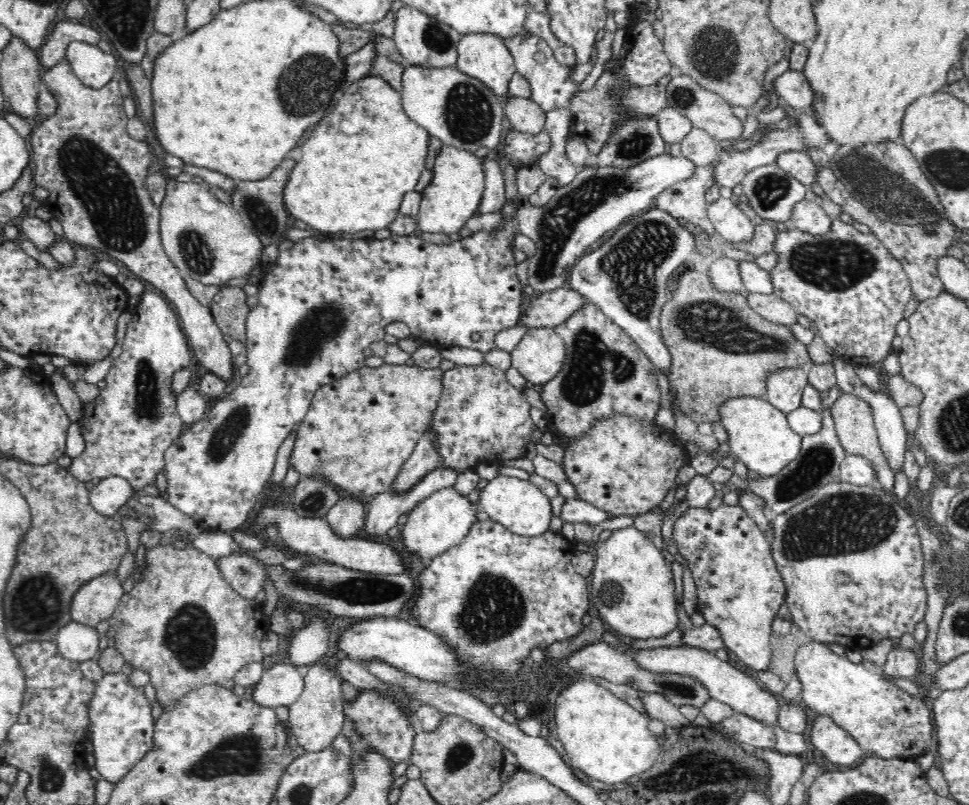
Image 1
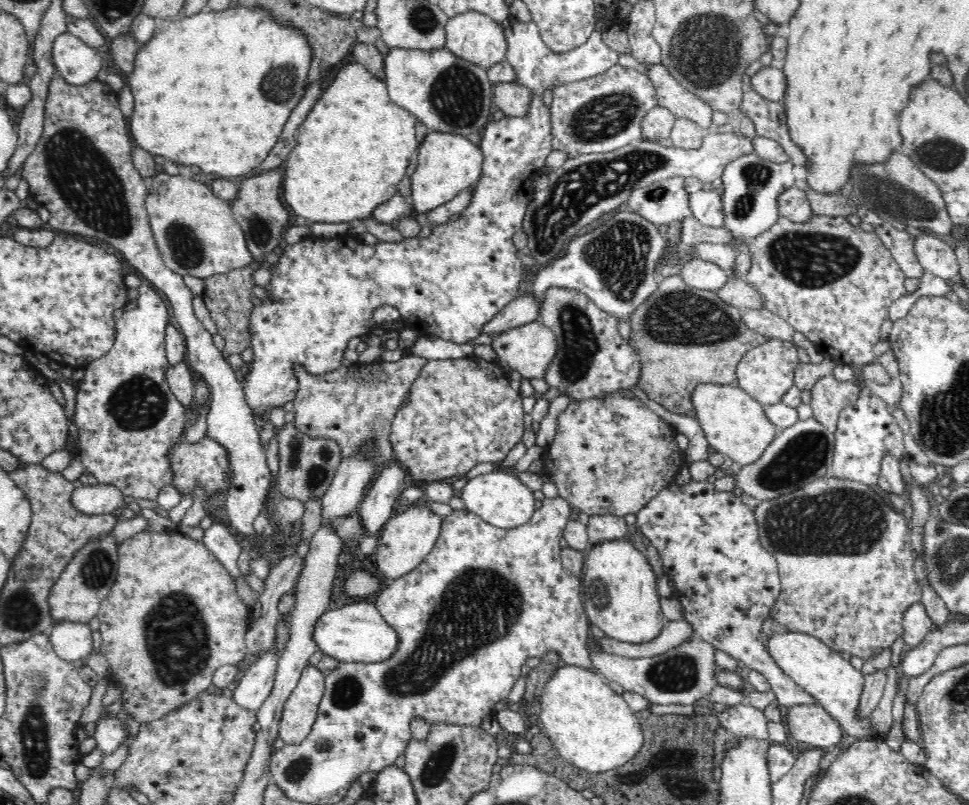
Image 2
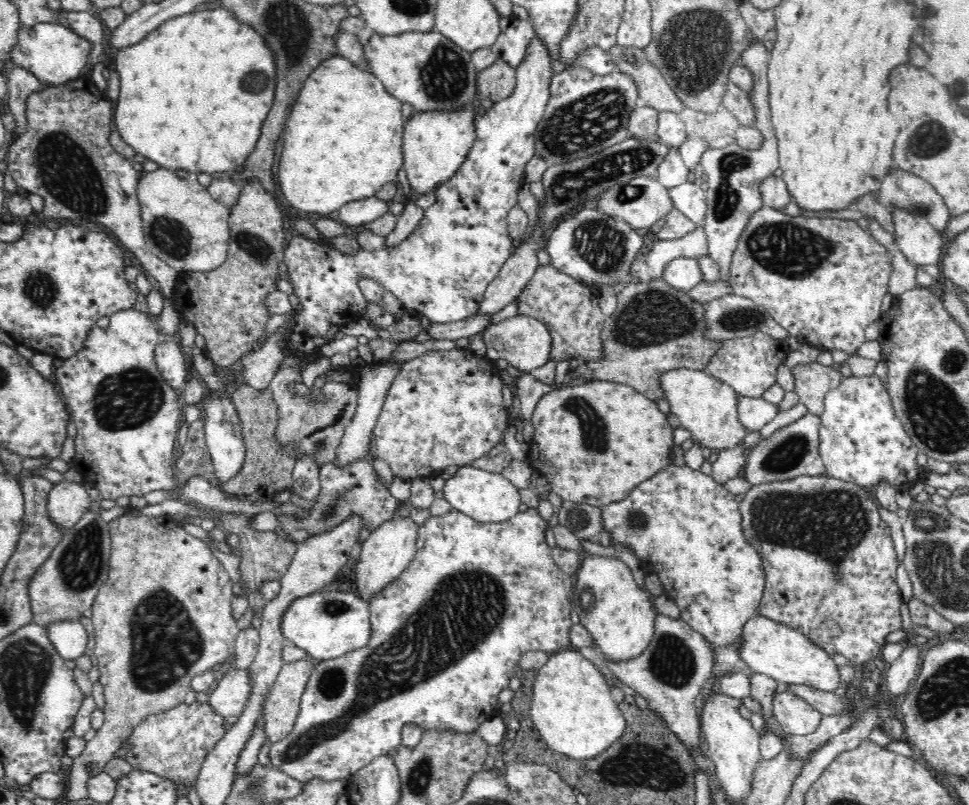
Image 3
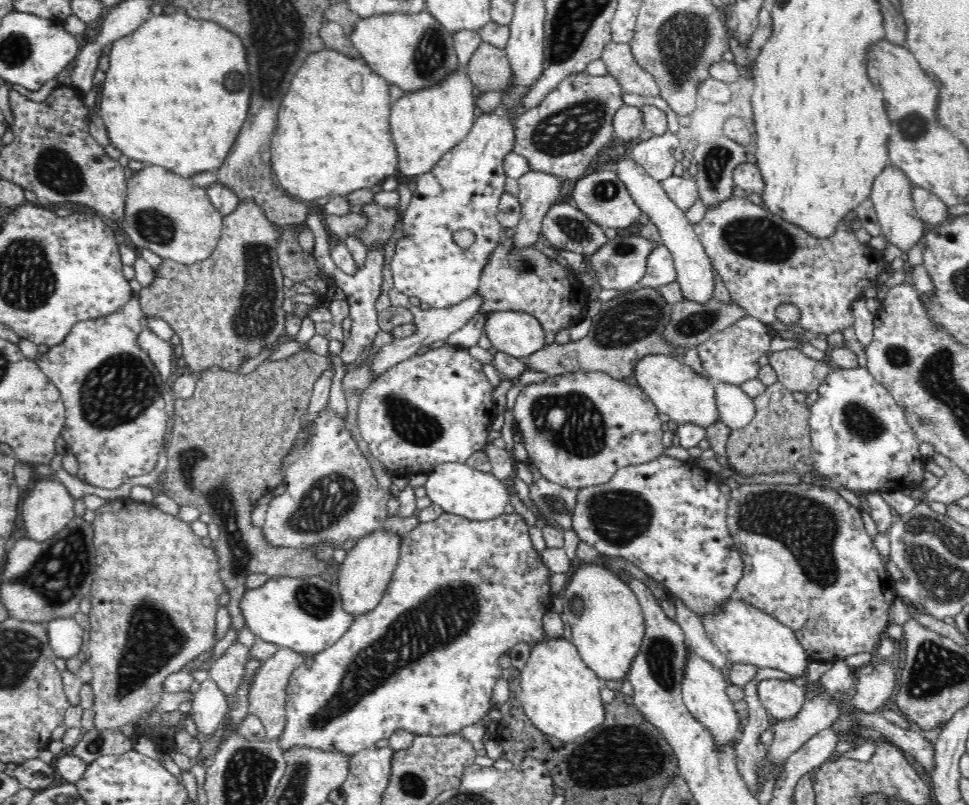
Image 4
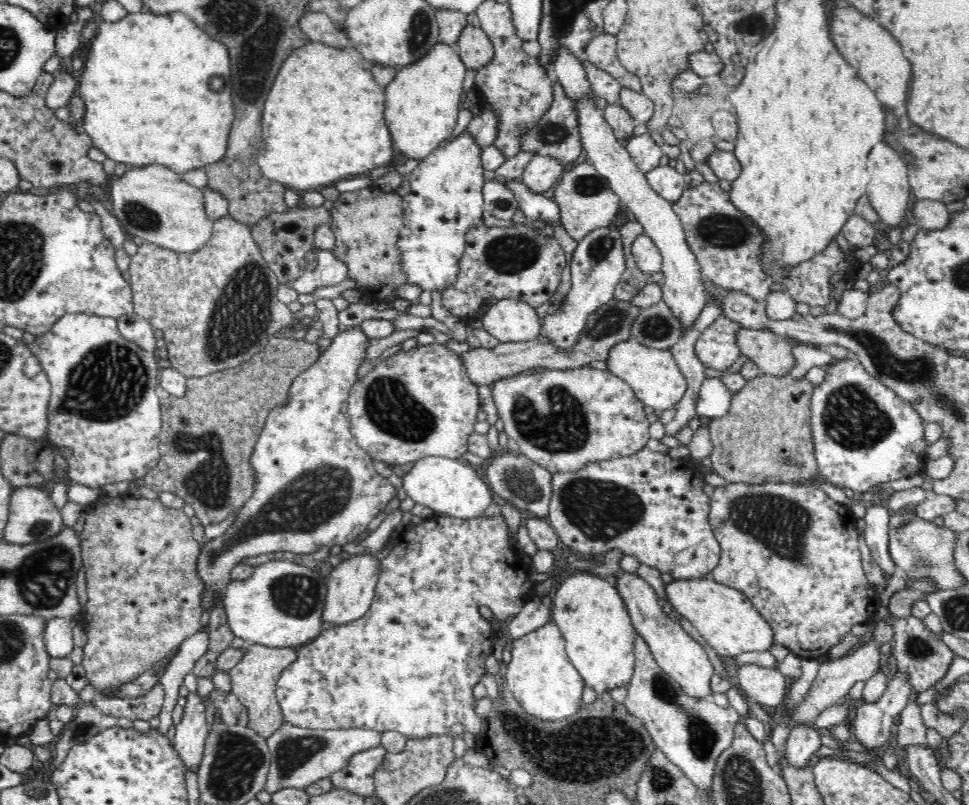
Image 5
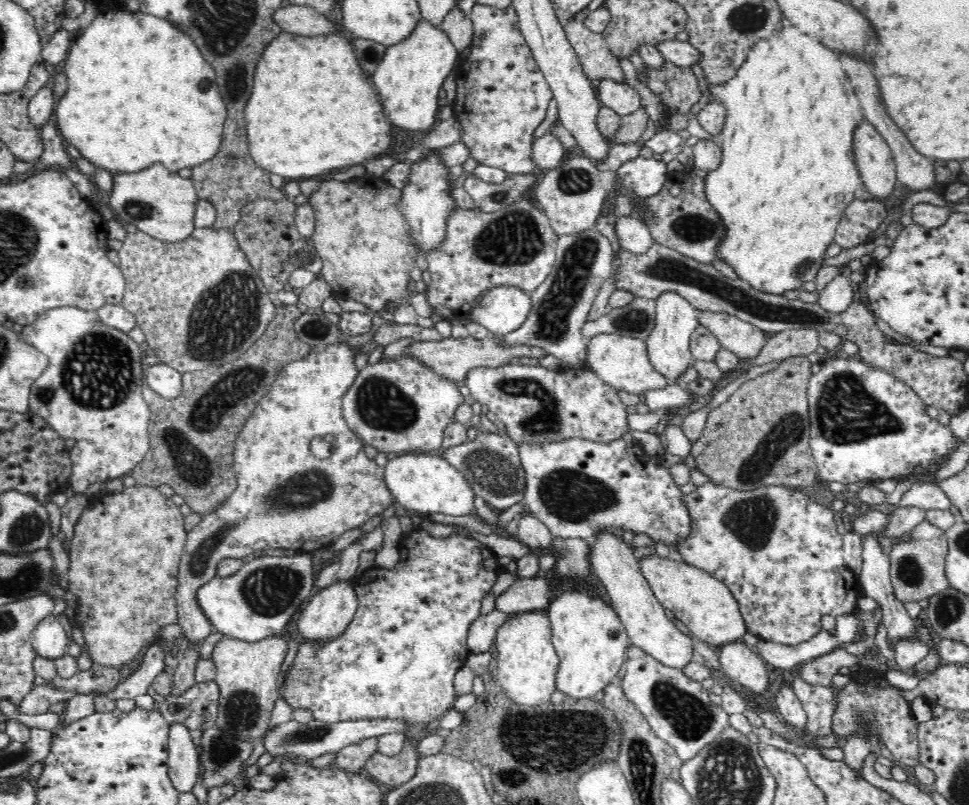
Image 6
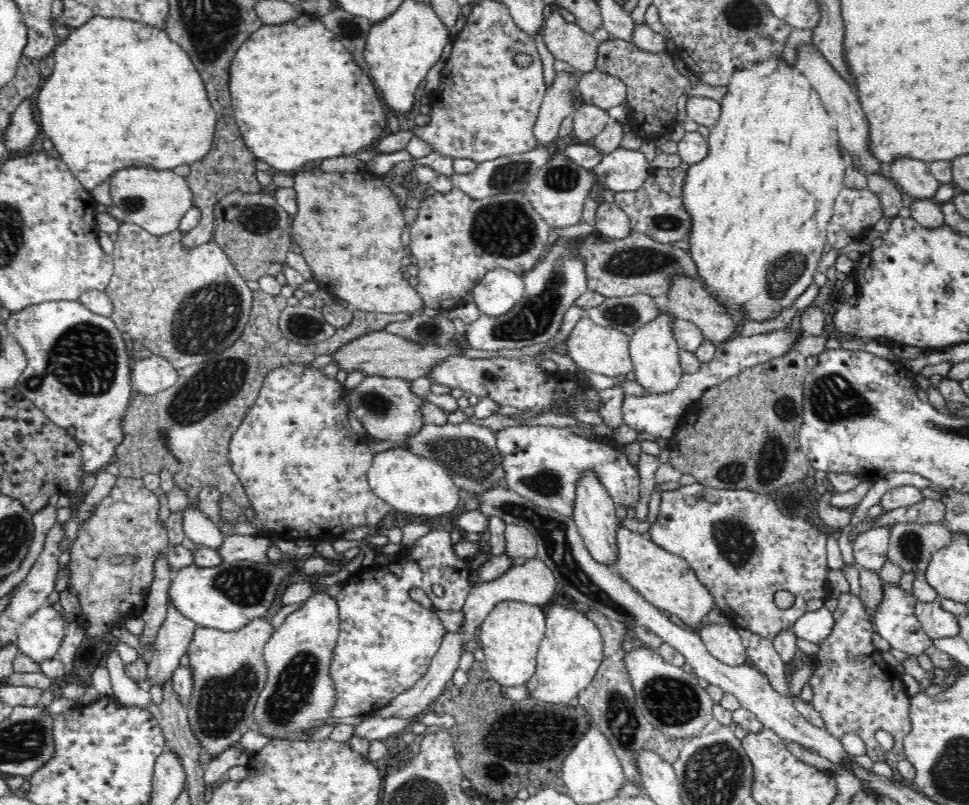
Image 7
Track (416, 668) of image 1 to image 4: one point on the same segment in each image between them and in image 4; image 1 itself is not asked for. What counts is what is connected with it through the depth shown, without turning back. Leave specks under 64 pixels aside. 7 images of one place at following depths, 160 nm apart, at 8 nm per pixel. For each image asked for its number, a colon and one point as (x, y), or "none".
2: (355, 633)
3: (328, 624)
4: (304, 614)

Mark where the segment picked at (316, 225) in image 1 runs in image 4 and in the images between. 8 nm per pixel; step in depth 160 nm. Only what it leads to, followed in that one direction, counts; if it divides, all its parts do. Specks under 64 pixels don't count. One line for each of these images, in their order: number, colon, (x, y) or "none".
2: (353, 150)
3: (342, 143)
4: (333, 137)

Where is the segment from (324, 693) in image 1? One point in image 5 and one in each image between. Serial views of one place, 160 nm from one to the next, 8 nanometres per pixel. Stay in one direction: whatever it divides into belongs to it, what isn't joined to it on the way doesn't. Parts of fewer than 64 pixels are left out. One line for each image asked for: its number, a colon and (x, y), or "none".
2: (299, 709)
3: (280, 708)
4: (265, 691)
5: (253, 680)

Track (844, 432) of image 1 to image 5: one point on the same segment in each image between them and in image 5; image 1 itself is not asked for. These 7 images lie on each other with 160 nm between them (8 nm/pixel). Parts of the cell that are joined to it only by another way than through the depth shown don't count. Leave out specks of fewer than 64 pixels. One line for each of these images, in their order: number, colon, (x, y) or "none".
2: (828, 395)
3: (811, 380)
4: (798, 373)
5: (772, 354)

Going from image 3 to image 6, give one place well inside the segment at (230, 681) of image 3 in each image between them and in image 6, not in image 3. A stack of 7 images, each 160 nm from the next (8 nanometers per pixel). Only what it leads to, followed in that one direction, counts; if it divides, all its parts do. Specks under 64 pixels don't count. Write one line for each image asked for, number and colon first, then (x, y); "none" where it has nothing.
4: (209, 707)
5: (189, 735)
6: (183, 770)

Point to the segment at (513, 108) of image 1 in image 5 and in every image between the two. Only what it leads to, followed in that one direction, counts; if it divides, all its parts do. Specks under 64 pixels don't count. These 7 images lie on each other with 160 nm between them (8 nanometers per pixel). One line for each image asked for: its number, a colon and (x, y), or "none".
2: (512, 98)
3: (497, 82)
4: (489, 69)
5: (474, 48)

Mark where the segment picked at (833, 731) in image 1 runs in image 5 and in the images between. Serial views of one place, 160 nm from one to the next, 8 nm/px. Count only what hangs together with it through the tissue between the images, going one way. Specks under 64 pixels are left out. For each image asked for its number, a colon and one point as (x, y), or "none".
2: (811, 724)
3: (796, 716)
4: (782, 699)
5: (768, 686)

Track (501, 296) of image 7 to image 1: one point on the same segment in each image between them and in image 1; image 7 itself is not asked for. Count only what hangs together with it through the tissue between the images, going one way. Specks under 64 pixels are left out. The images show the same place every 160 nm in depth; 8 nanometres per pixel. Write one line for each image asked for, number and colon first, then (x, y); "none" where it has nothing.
1: (538, 356)
2: (529, 348)
3: (523, 341)
4: (516, 333)
5: (509, 320)
6: (504, 307)

